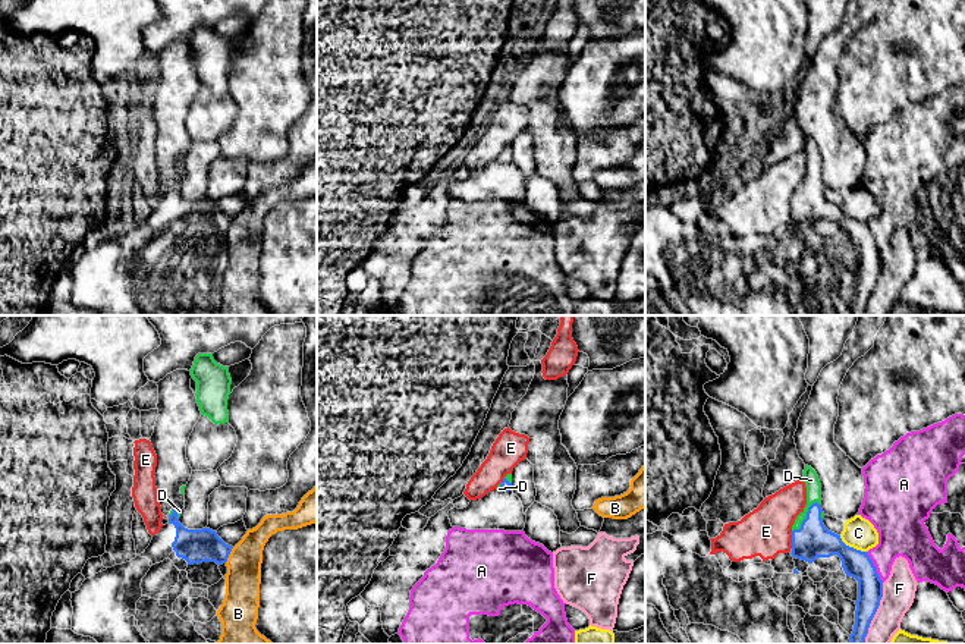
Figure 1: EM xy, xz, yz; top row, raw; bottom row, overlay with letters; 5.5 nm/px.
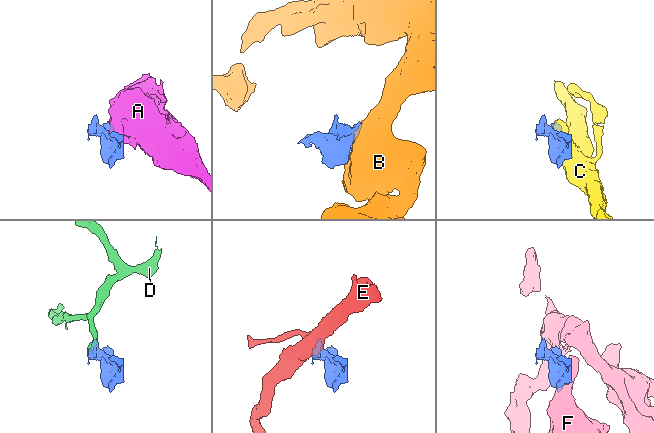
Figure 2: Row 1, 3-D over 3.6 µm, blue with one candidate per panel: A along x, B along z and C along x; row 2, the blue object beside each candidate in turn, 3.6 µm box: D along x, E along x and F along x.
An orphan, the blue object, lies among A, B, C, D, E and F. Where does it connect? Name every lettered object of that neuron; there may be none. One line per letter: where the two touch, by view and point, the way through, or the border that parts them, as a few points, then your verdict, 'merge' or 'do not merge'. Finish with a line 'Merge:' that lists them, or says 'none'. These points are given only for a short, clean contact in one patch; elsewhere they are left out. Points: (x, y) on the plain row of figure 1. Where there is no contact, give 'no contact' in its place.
A: meets blue in yz at (874, 238); do not merge
B: meets blue in xy at (229, 225); do not merge
C: meets blue in yz at (852, 219); do not merge
D: meets blue in yz at (807, 187); runs through yz (813, 211), (808, 206), (807, 187), (813, 175), (811, 151); merge
E: meets blue in yz at (792, 211); border along yz (791, 203), (792, 219); do not merge
F: meets blue in yz at (874, 285); do not merge
Merge: D

